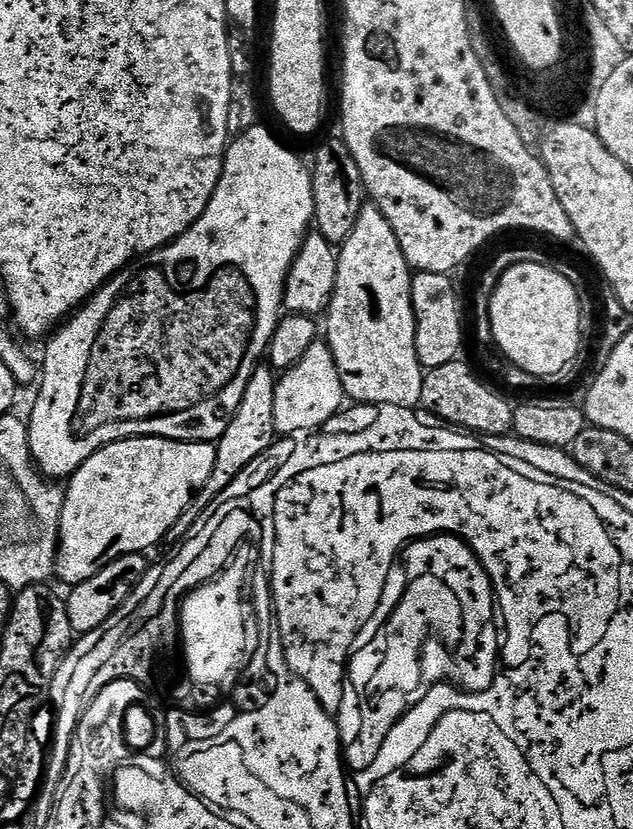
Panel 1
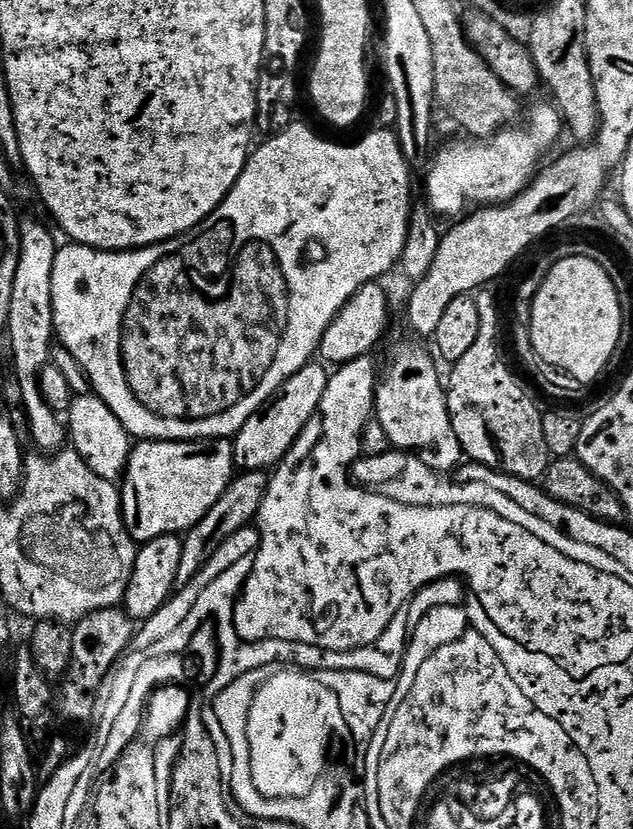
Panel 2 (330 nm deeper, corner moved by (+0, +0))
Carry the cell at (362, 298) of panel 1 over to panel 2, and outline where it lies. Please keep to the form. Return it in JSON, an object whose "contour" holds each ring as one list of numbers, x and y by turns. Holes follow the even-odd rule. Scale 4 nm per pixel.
{"contour":[[400,344,393,350,392,361,385,372,383,369,382,379,376,385,374,420,380,423,393,449,410,452,433,472,445,474,459,469,465,454,460,449,458,434,454,434,454,426,450,422,442,372,440,376,436,369,437,361,429,352,416,344]]}

